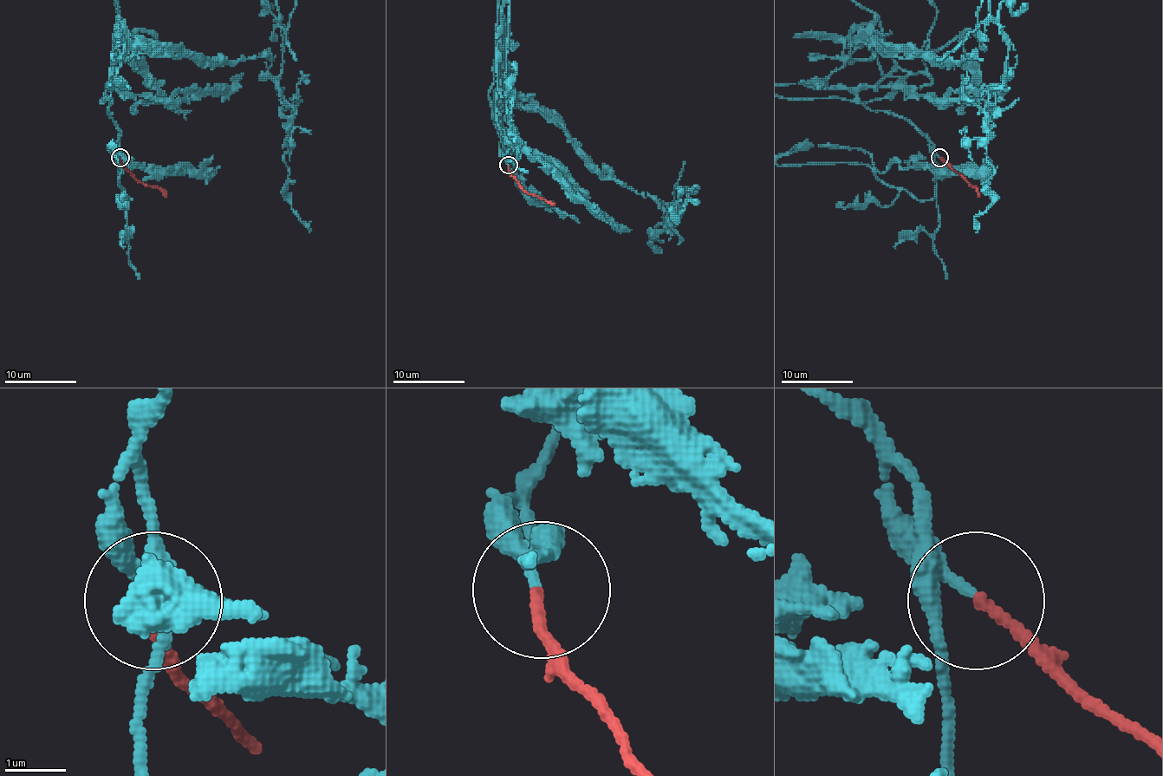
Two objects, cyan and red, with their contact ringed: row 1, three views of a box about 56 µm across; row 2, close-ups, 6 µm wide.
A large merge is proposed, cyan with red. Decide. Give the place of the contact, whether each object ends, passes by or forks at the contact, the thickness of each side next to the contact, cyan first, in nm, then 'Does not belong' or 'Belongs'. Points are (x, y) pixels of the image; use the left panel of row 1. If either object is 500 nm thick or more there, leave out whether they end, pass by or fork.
Place: (120, 158). At the ring cyan ends. At the ring red ends. Thickness 180 nm (cyan) against 170 nm. Belongs

